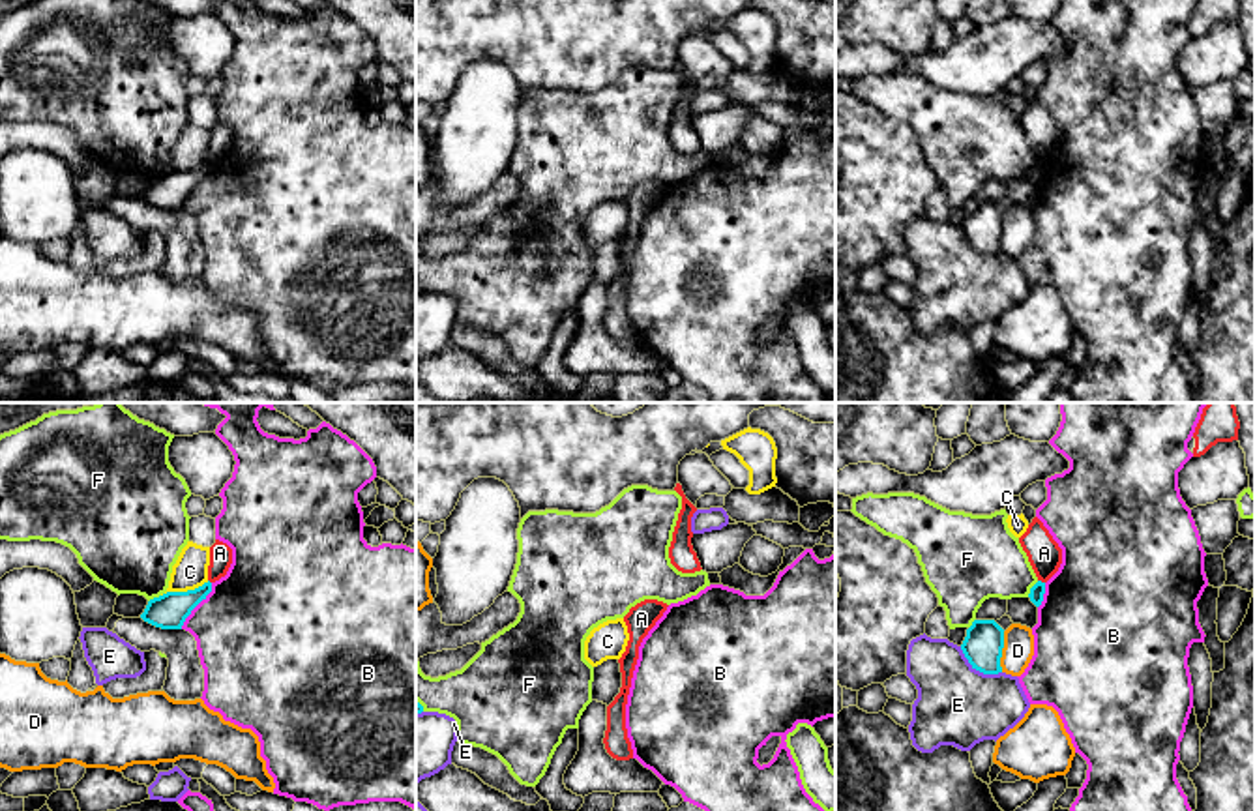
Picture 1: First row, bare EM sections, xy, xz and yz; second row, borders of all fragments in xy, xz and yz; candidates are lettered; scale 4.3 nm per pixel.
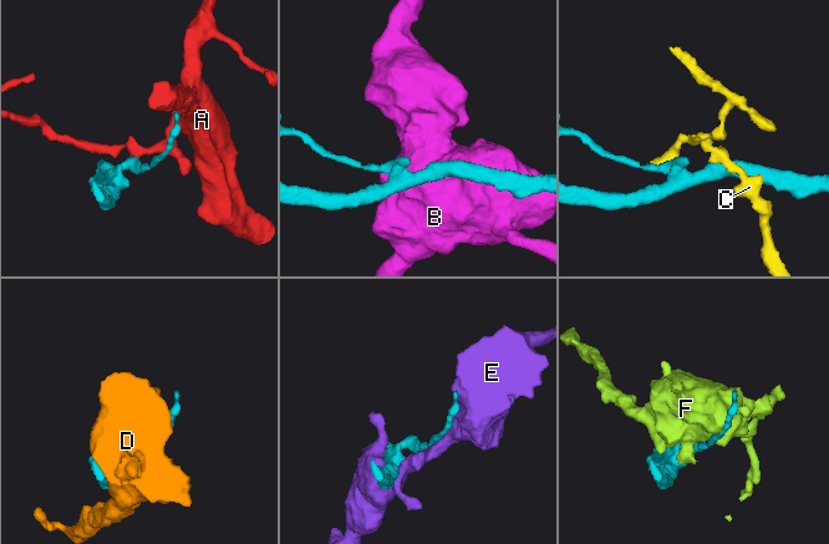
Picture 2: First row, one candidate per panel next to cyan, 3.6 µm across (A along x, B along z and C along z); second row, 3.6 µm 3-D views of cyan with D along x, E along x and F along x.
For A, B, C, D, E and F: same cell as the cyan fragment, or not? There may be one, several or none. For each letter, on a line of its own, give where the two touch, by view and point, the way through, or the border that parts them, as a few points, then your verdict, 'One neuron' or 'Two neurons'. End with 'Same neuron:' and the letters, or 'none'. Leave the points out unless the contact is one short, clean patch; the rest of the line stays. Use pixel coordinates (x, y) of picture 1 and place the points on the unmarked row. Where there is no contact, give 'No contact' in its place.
A: Touches cyan at yz (1040, 162). Boundary: yz (1038, 160), (1044, 163). Two neurons
B: Touches cyan at xy (197, 184). Two neurons
C: Touches cyan at xy (184, 173). Boundary: xy (208, 162), (186, 171), (167, 171), (162, 176). Two neurons
D: Touches cyan at yz (1001, 233). Two neurons
E: Touches cyan at yz (978, 250). Two neurons
F: Touches cyan at yz (1031, 169). Two neurons
Same neuron: none

